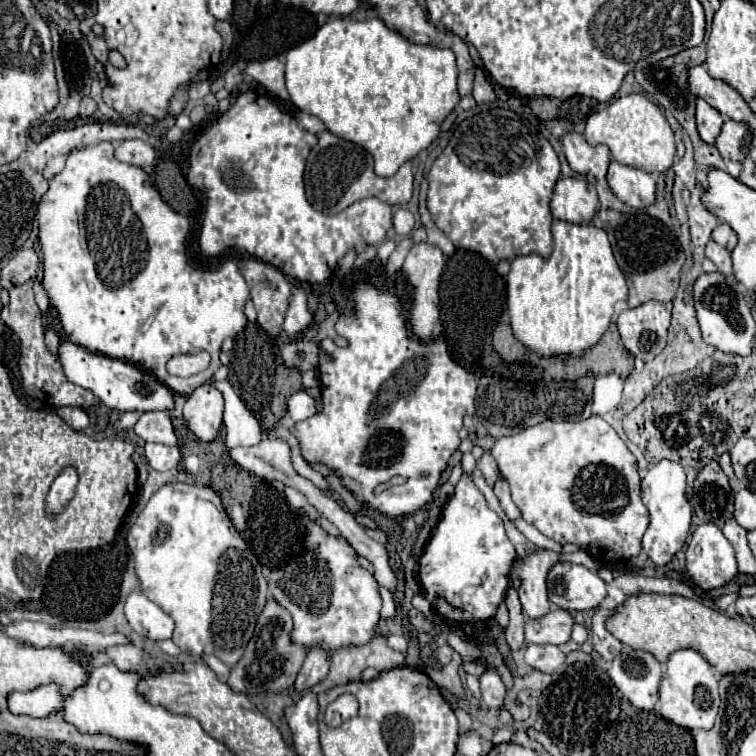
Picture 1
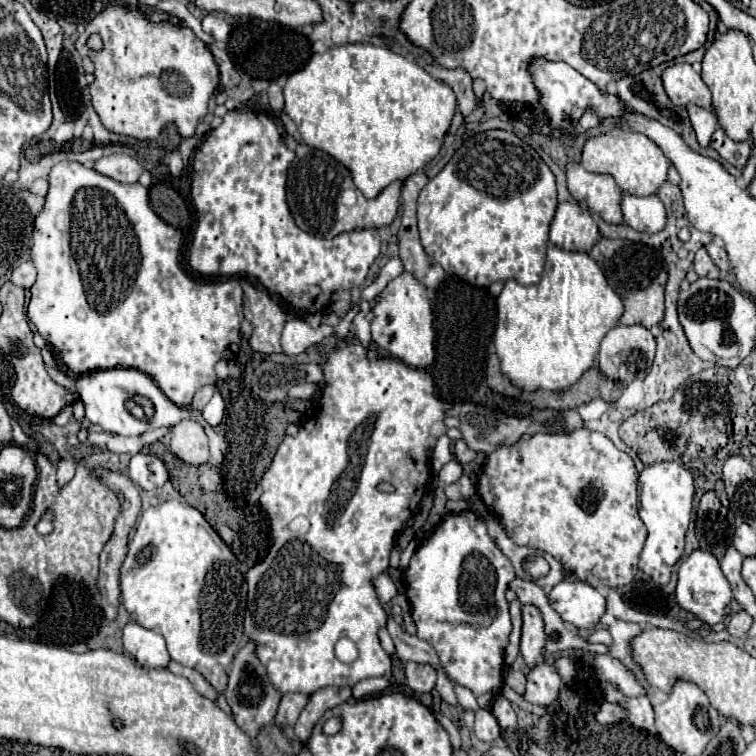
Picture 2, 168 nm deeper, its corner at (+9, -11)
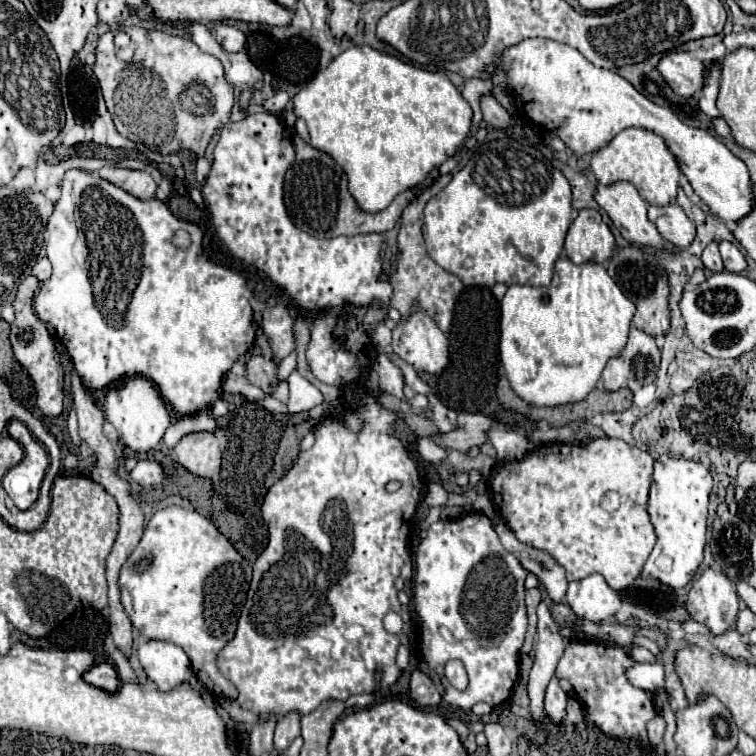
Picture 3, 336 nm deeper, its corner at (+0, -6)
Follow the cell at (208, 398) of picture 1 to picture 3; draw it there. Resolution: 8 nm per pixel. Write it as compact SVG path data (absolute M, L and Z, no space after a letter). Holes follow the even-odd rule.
M199 431L181 437L177 447L173 449L173 459L183 465L189 473L211 479L221 467L221 449L215 435Z

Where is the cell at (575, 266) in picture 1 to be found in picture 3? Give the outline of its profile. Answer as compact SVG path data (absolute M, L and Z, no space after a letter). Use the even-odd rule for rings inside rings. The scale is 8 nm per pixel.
M559 257L547 289L509 285L501 299L499 353L511 389L535 407L583 401L597 387L607 361L621 355L633 315L633 303L597 263L573 265Z

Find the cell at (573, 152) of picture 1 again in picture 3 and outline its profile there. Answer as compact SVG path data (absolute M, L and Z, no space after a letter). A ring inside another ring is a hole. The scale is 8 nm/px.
M615 183L611 187L597 185L595 201L607 211L621 235L633 245L665 249L665 241L647 217L647 203L639 197L631 183Z

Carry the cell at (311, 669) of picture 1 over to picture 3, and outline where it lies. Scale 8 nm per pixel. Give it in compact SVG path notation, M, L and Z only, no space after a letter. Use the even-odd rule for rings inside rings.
M289 713L289 715L285 715L285 717L281 717L281 719L277 721L275 739L273 739L273 745L275 745L277 751L287 751L287 747L291 745L291 741L301 735L299 719L301 719L301 715Z

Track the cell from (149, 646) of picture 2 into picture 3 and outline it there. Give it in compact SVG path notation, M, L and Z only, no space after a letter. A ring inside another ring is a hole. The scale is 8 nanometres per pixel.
M143 641L139 647L139 661L147 677L159 691L171 691L191 679L191 663L185 651L165 641Z

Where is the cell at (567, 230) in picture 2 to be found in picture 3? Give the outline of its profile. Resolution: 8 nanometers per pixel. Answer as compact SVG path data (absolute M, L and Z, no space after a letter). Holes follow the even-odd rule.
M593 209L579 211L573 221L567 239L565 239L565 255L581 265L581 263L607 263L615 249L615 237L607 223L603 223L601 213Z

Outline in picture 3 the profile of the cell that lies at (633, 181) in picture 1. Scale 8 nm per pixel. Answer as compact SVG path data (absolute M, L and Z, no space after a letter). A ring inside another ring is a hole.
M671 203L667 207L649 205L649 219L655 223L663 239L679 249L689 247L695 239L695 225L685 215L685 211L677 207L677 203Z

